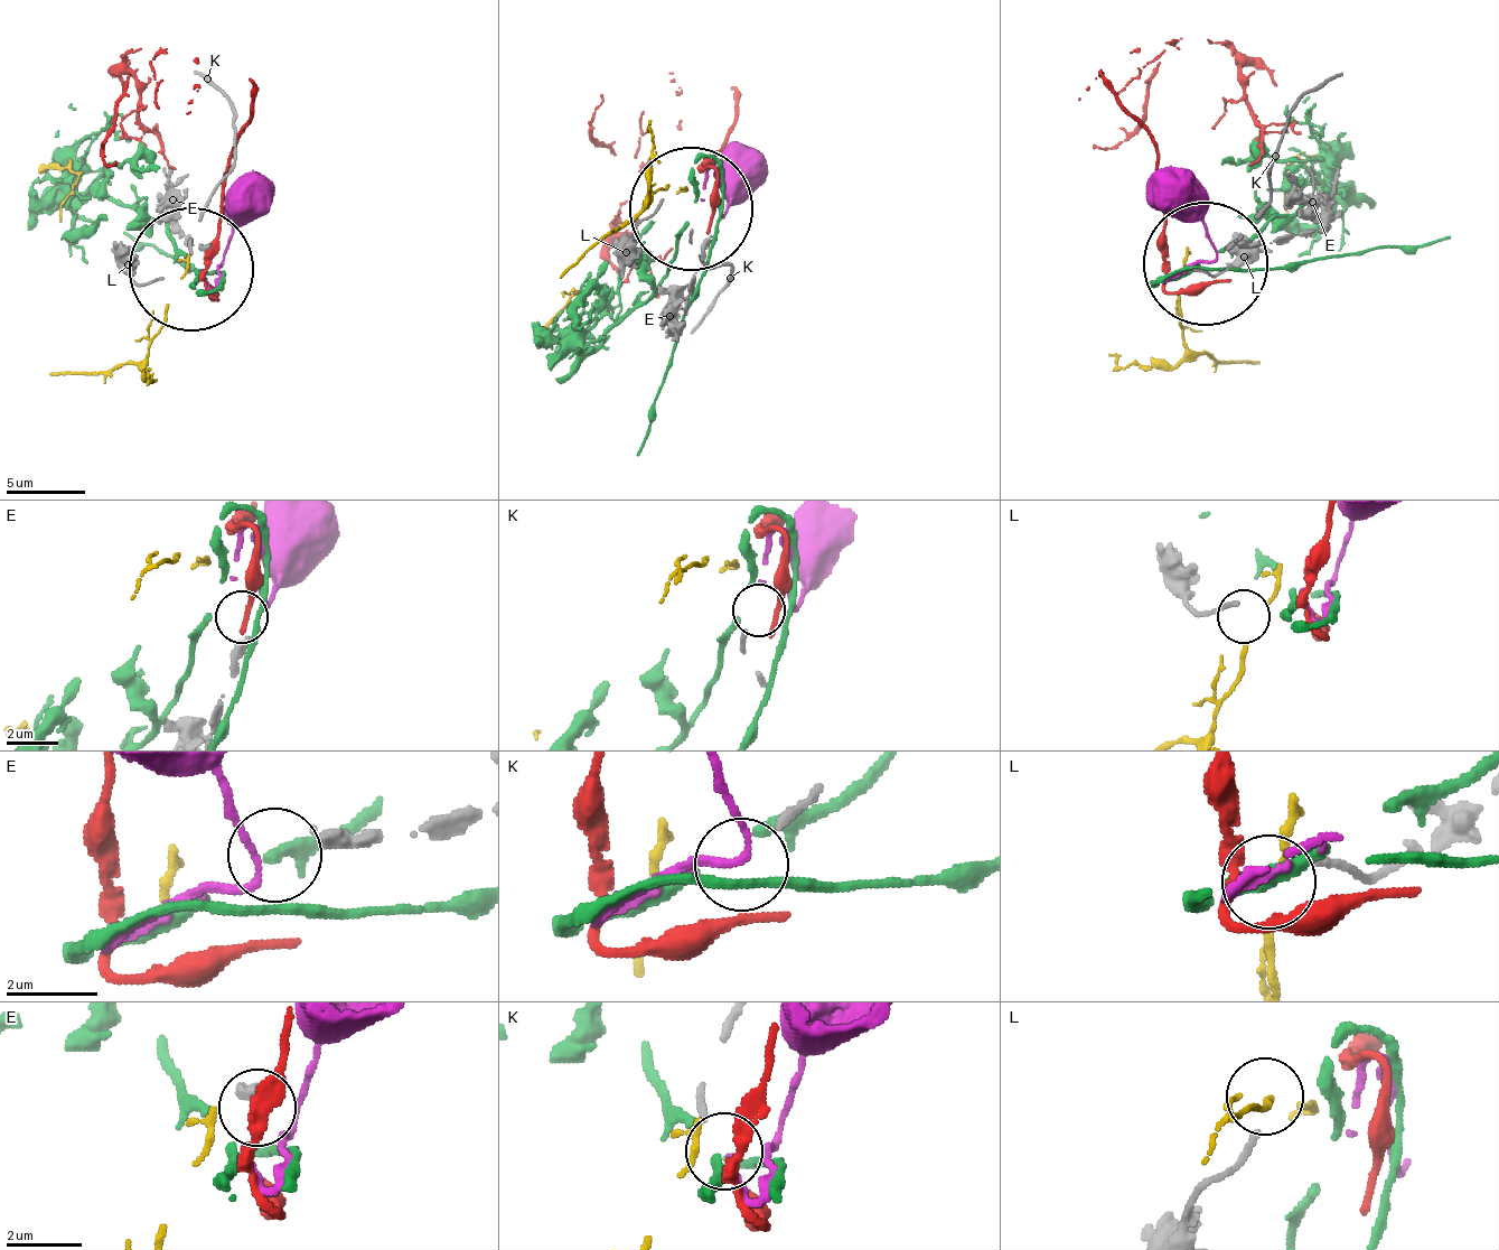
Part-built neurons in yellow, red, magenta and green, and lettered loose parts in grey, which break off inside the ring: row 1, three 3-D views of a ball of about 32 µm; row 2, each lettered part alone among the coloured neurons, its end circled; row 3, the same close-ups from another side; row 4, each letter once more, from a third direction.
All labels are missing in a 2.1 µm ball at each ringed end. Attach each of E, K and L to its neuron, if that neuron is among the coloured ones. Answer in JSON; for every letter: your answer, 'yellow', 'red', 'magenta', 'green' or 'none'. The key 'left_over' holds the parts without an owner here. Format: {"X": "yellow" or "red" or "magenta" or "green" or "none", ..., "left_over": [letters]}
{"E": "none", "K": "magenta", "L": "none", "left_over": ["E", "L"]}

